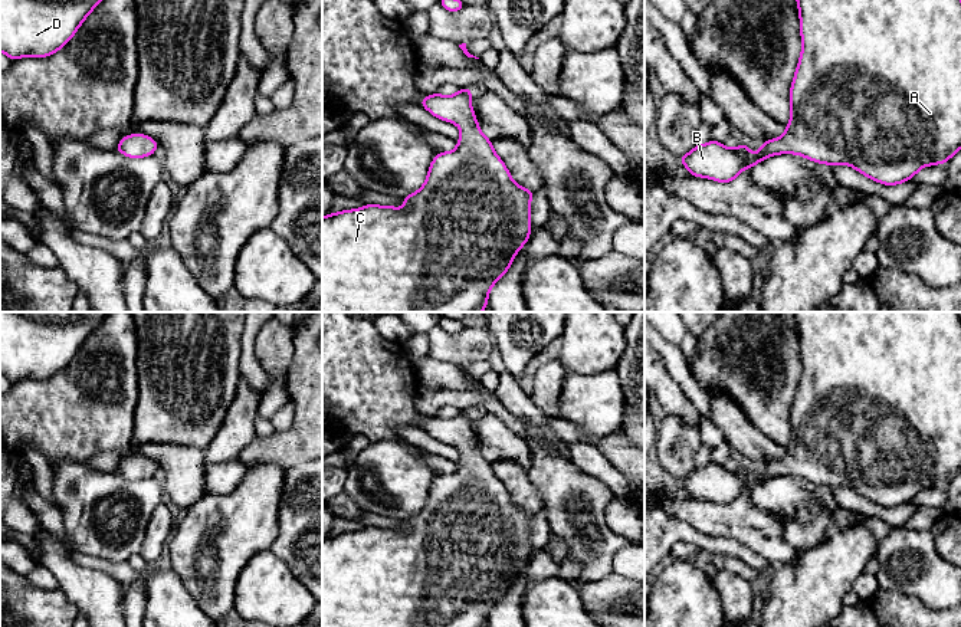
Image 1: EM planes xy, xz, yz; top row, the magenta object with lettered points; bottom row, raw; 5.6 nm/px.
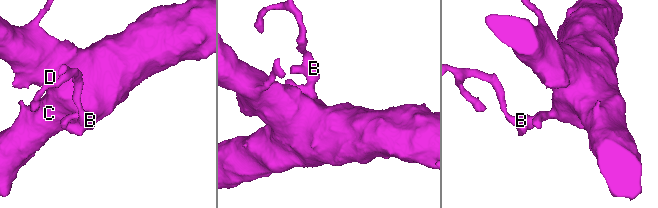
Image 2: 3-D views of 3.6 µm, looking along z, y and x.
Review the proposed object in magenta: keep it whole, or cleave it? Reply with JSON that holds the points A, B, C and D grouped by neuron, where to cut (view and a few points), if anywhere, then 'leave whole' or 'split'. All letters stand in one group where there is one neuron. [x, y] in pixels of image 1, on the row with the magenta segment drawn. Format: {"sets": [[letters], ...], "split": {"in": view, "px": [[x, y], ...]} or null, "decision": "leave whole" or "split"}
{"sets": [["A", "B", "C", "D"]], "split": null, "decision": "leave whole"}

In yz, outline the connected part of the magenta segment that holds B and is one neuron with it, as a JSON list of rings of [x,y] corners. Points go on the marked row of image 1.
[[[797,0],[801,32],[801,55],[790,89],[791,116],[781,138],[761,142],[760,152],[750,152],[747,141],[731,150],[722,142],[708,141],[695,145],[680,163],[693,177],[711,178],[719,183],[731,183],[745,170],[775,154],[798,154],[814,163],[834,165],[846,164],[885,186],[896,186],[911,180],[922,167],[945,164],[961,150],[961,0]]]

